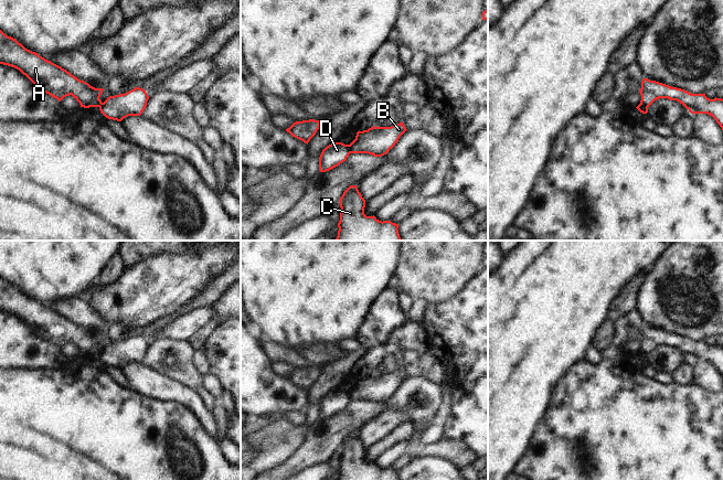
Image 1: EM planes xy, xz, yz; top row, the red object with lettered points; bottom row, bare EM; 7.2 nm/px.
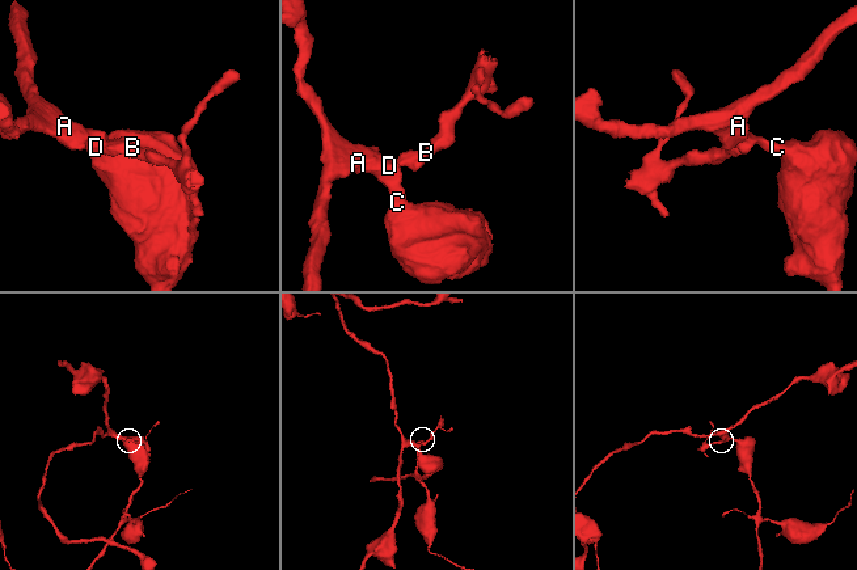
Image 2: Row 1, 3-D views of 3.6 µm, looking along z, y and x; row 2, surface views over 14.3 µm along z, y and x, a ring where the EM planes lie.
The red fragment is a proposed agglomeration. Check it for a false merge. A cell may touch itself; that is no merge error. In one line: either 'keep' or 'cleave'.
cleave

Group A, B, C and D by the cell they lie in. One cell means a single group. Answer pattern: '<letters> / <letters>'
A C D / B

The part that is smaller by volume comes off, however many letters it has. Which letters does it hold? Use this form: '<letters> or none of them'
B.

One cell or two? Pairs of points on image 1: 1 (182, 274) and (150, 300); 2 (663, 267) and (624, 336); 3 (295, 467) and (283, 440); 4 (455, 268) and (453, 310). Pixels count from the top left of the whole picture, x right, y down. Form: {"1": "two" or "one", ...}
{"1": "one", "2": "two", "3": "two", "4": "two"}

